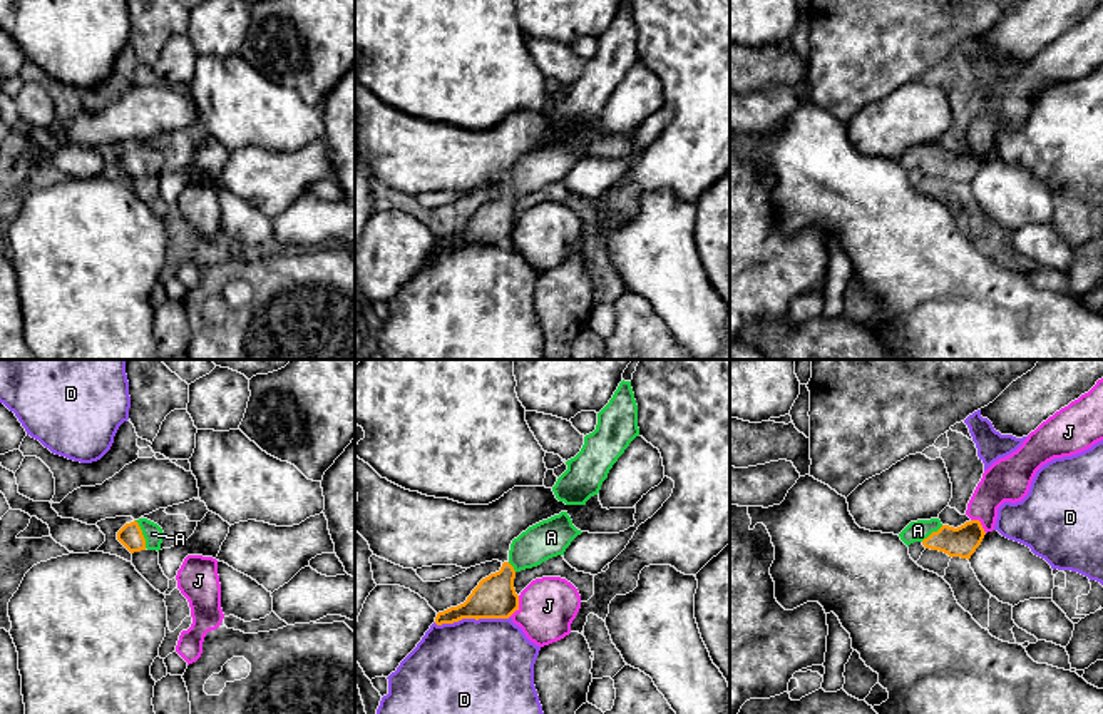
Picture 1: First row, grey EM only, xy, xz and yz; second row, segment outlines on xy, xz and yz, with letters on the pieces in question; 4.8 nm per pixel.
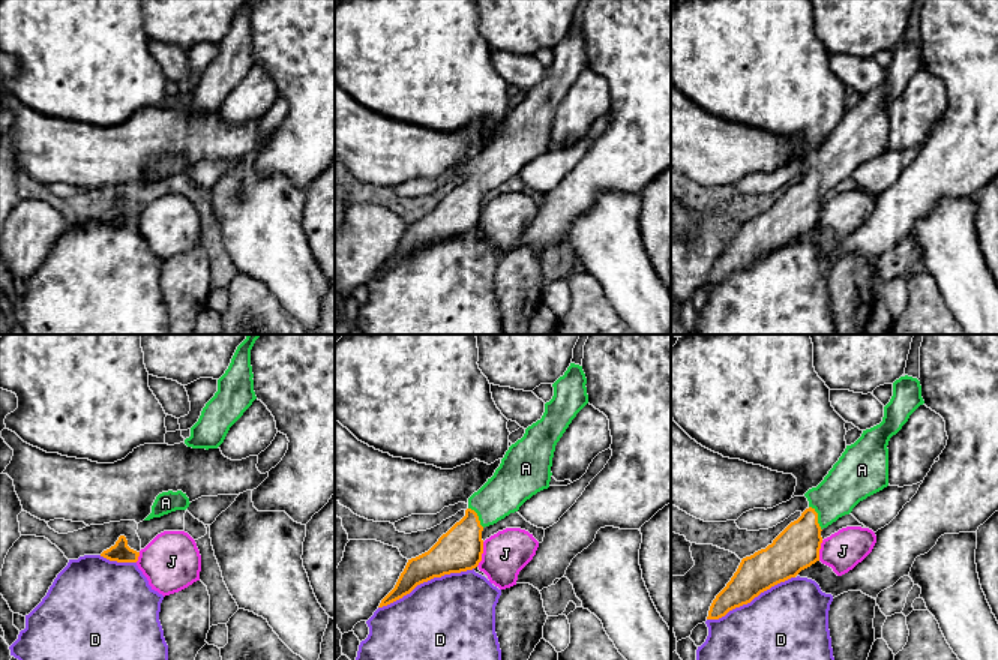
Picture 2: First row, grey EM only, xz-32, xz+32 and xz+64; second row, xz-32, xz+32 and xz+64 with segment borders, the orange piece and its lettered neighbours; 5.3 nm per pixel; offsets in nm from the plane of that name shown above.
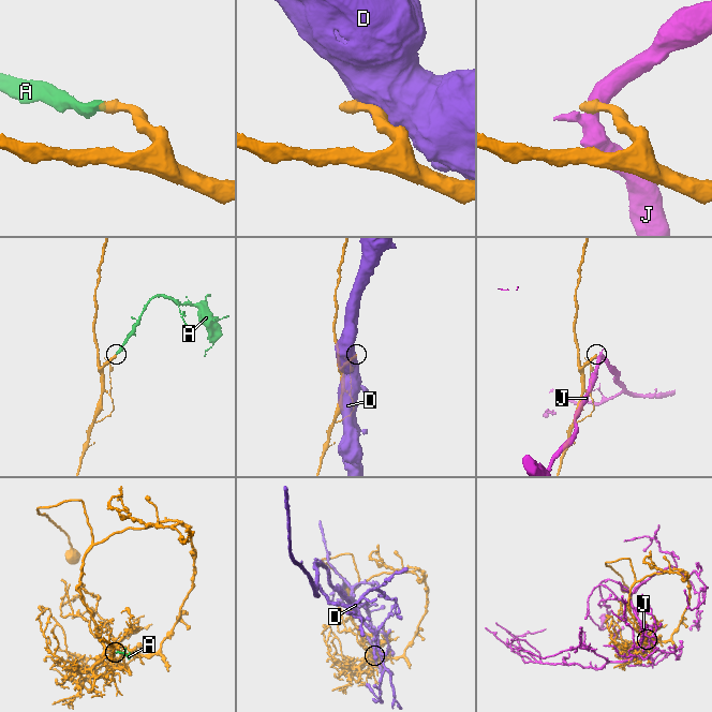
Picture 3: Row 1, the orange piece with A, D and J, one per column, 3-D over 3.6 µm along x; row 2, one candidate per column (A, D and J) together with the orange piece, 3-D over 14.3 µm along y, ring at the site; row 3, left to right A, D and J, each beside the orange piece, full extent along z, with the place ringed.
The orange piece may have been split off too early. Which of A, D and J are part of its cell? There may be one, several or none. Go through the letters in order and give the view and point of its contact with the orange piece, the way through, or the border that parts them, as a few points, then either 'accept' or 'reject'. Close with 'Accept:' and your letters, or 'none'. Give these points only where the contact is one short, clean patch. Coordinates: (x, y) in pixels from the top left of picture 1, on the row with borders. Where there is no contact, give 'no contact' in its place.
A: meets orange in xy at (141, 534); runs through xy (129, 535), (141, 534), (153, 534); accept
D: meets orange in xz at (471, 617); reject
J: meets orange in xz at (518, 606); border along xz (519, 596), (519, 606), (509, 616); reject
Accept: A

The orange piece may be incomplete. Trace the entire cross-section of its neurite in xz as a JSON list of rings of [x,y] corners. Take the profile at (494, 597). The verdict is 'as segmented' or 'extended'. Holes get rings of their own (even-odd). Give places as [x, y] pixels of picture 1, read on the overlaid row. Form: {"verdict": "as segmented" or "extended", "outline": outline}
{"verdict": "extended", "outline": [[[567,512],[529,527],[512,540],[509,560],[502,564],[500,570],[482,579],[464,604],[439,612],[435,624],[454,624],[462,619],[509,619],[519,610],[519,595],[514,589],[516,574],[564,555],[581,533]]]}

